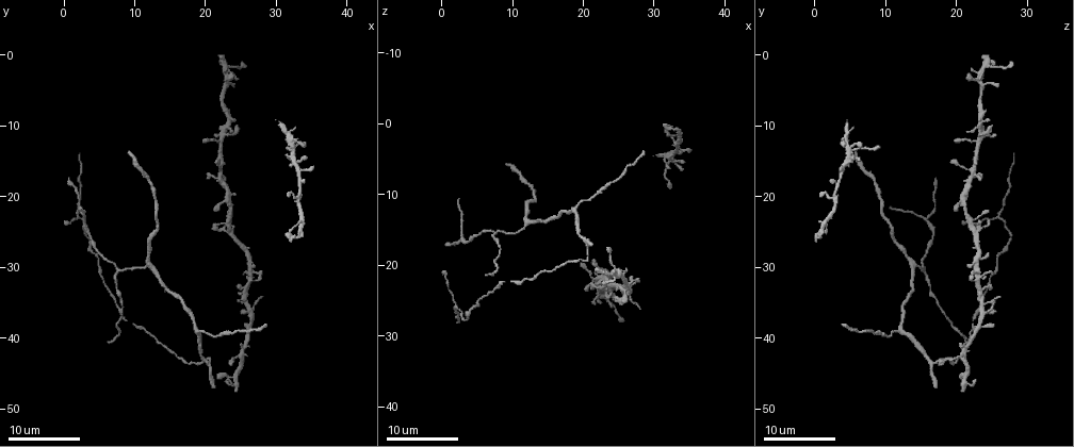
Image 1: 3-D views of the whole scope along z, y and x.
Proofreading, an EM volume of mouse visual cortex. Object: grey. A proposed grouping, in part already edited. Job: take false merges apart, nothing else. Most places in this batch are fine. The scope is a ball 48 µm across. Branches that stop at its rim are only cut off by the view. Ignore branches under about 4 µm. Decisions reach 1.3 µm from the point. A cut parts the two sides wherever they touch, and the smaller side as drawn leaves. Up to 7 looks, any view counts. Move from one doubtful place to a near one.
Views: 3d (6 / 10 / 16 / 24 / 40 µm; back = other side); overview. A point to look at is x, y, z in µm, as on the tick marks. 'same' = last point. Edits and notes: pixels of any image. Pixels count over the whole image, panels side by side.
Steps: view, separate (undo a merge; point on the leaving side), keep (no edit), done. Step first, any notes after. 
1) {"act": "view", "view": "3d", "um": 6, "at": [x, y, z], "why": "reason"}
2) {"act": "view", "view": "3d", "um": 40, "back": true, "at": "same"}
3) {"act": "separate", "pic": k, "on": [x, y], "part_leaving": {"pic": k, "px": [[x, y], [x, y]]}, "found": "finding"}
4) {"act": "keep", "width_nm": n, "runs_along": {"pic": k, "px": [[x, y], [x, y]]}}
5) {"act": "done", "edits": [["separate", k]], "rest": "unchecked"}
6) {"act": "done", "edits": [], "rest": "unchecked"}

{"act": "view", "view": "3d", "um": 16, "at": [12.0, 30.0, 14.0], "why": "four-way junction"}

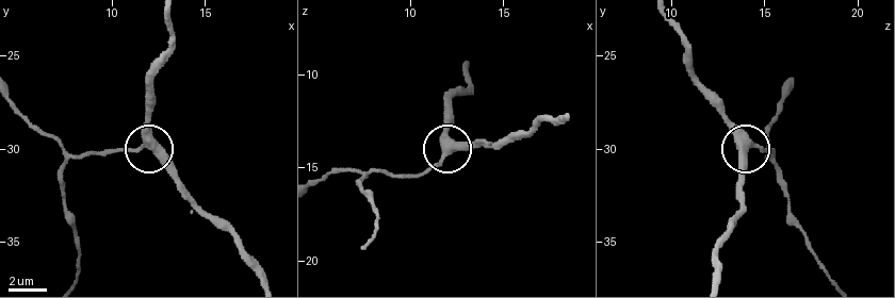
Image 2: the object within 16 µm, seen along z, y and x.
{"act": "view", "view": "3d", "um": 6, "at": [11.9, 29.7, 14.4]}

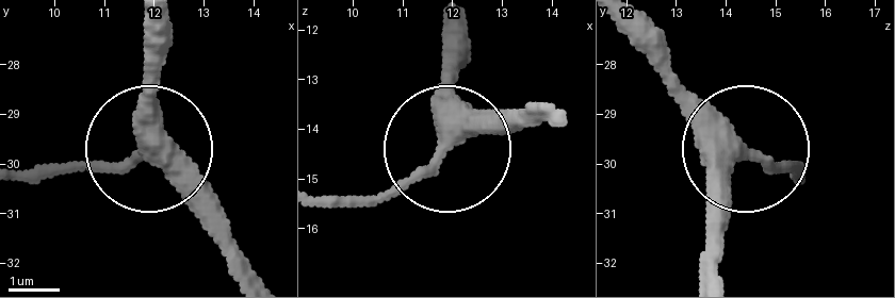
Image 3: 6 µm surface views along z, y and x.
{"act": "keep", "side_arm_um": 21, "runs_along": {"pic": 3, "px": [[711, 269], [711, 205], [736, 142], [625, 32]]}, "found": "one neuron here"}

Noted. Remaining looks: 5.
{"act": "view", "view": "3d", "um": 24, "at": [18.5, 39.0, 12.0], "why": "arms part here"}

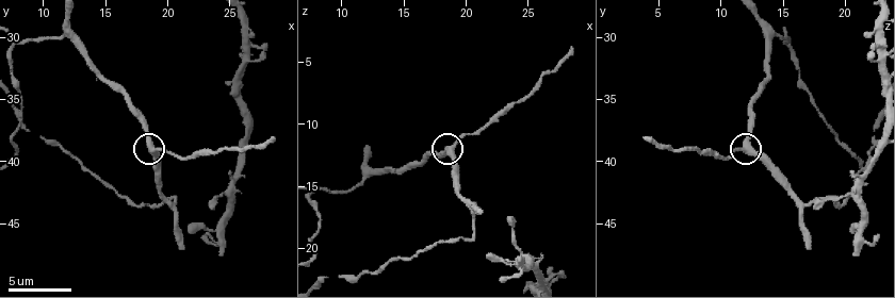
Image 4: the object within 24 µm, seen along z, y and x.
{"act": "view", "view": "3d", "um": 10, "at": [18.6, 38.8, 12.0]}

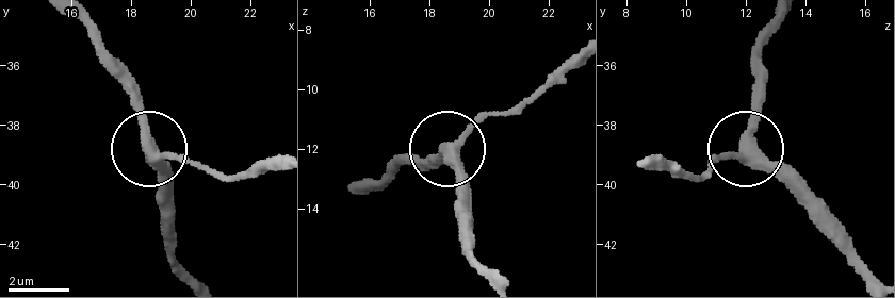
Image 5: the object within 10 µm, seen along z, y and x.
{"act": "keep", "arms": 3, "runs_along": {"pic": 5, "px": [[193, 278], [171, 247], [171, 194], [140, 117], [132, 75]]}, "found": "one neuron here"}

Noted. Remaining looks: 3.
{"act": "view", "view": "3d", "um": 16, "at": [7.5, 30.5, 15.5]}

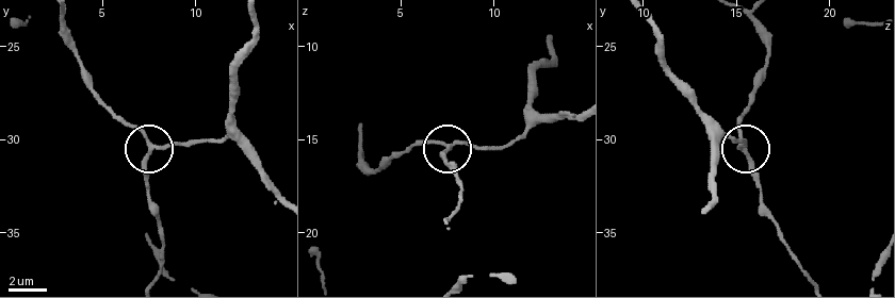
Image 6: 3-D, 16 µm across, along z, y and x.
{"act": "view", "view": "3d", "um": 10, "at": [7.5, 30.4, 15.4]}

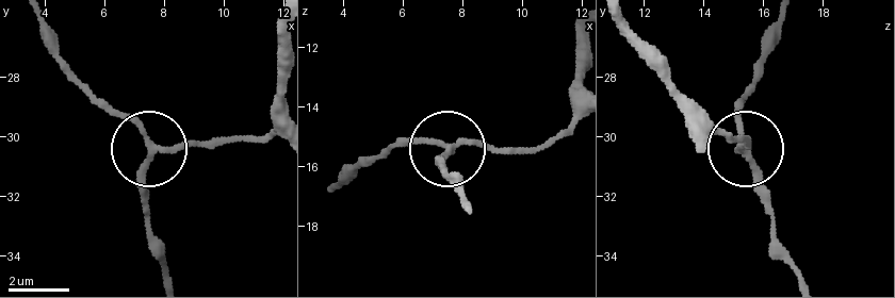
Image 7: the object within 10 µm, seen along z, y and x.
{"act": "keep", "arms": 3, "runs_along": {"pic": 7, "px": [[280, 134], [152, 149], [143, 177], [143, 220]]}, "found": "all the same neuron"}

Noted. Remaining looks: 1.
{"act": "done", "edits": [], "rest": "unchecked"}

